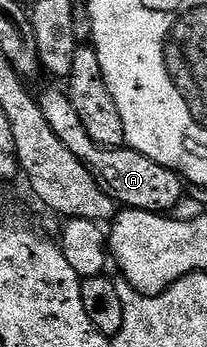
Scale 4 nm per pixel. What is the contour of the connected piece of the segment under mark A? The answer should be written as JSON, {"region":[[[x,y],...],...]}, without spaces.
{"region":[[[64,89],[45,90],[39,94],[39,101],[43,116],[47,116],[47,124],[51,124],[51,132],[55,132],[55,136],[67,144],[74,156],[79,156],[87,172],[95,176],[99,188],[103,188],[103,192],[107,192],[118,207],[168,215],[186,197],[185,179],[171,168],[163,168],[163,164],[155,164],[155,160],[128,148],[106,148],[95,144],[95,140],[87,136],[87,128],[83,128],[83,120],[79,120],[79,112],[75,112],[75,104],[71,104]]]}

